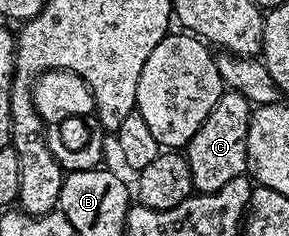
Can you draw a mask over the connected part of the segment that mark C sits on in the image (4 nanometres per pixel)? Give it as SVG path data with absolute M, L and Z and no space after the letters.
M230 90L224 91L223 95L219 97L219 101L213 106L213 110L209 110L205 122L201 122L197 134L193 134L193 138L187 143L185 149L191 171L191 187L196 193L202 194L221 190L221 186L225 186L225 182L247 172L247 130L252 111L253 105L240 92Z

